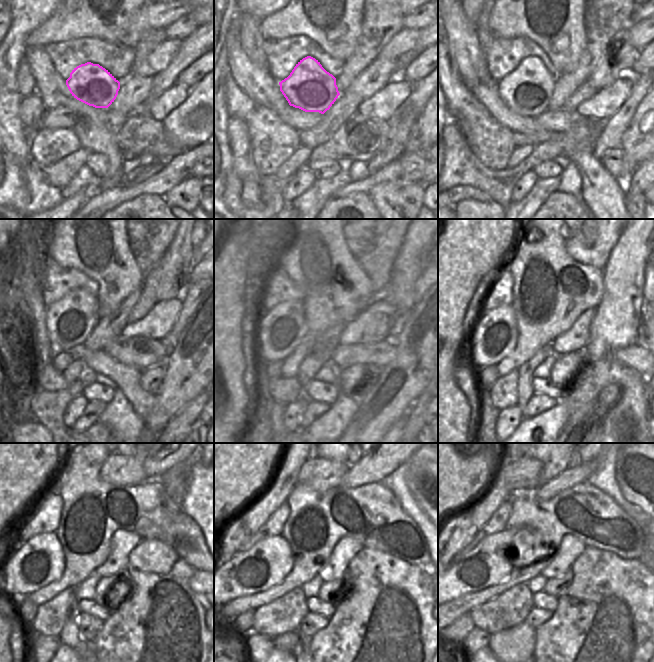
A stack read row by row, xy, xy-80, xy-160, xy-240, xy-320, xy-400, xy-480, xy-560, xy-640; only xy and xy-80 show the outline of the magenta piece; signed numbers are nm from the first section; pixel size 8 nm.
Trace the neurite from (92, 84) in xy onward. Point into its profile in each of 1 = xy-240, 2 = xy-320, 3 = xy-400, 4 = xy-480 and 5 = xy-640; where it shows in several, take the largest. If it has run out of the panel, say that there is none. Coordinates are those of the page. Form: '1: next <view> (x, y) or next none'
1: next xy-240 (69, 321)
2: next xy-320 (279, 330)
3: next xy-400 (495, 335)
4: next xy-480 (40, 561)
5: next xy-640 (488, 563)

